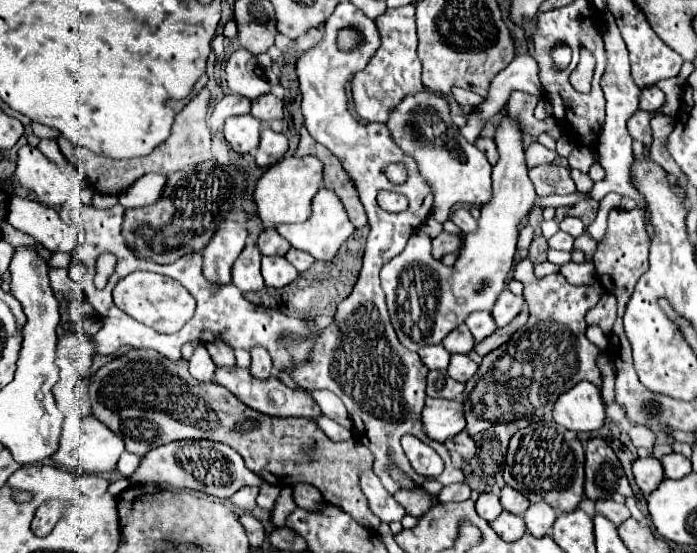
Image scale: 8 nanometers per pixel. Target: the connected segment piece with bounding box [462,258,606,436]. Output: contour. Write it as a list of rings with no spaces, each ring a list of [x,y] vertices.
[[[530,258],[516,264],[514,278],[524,284],[530,318],[506,344],[484,356],[478,376],[466,384],[462,396],[468,422],[466,432],[470,436],[500,422],[546,418],[558,396],[576,386],[580,380],[588,380],[602,388],[602,374],[596,360],[606,350],[592,344],[584,334],[586,312],[594,308],[604,294],[600,282],[574,286],[562,274],[538,278]]]

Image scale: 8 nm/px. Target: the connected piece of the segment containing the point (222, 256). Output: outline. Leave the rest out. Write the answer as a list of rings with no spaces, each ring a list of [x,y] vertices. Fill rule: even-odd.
[[[224,222],[222,230],[214,234],[214,242],[202,250],[202,276],[214,284],[230,284],[230,270],[234,260],[240,256],[244,242],[246,242],[246,226],[236,222]]]

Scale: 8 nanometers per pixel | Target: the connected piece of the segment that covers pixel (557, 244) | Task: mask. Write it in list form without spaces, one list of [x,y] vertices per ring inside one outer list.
[[[556,232],[550,240],[548,240],[548,246],[554,248],[554,250],[564,250],[564,252],[570,252],[572,250],[572,242],[574,238],[566,232]]]

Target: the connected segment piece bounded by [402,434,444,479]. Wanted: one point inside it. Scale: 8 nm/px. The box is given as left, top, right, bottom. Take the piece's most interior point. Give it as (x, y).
(423, 459)

